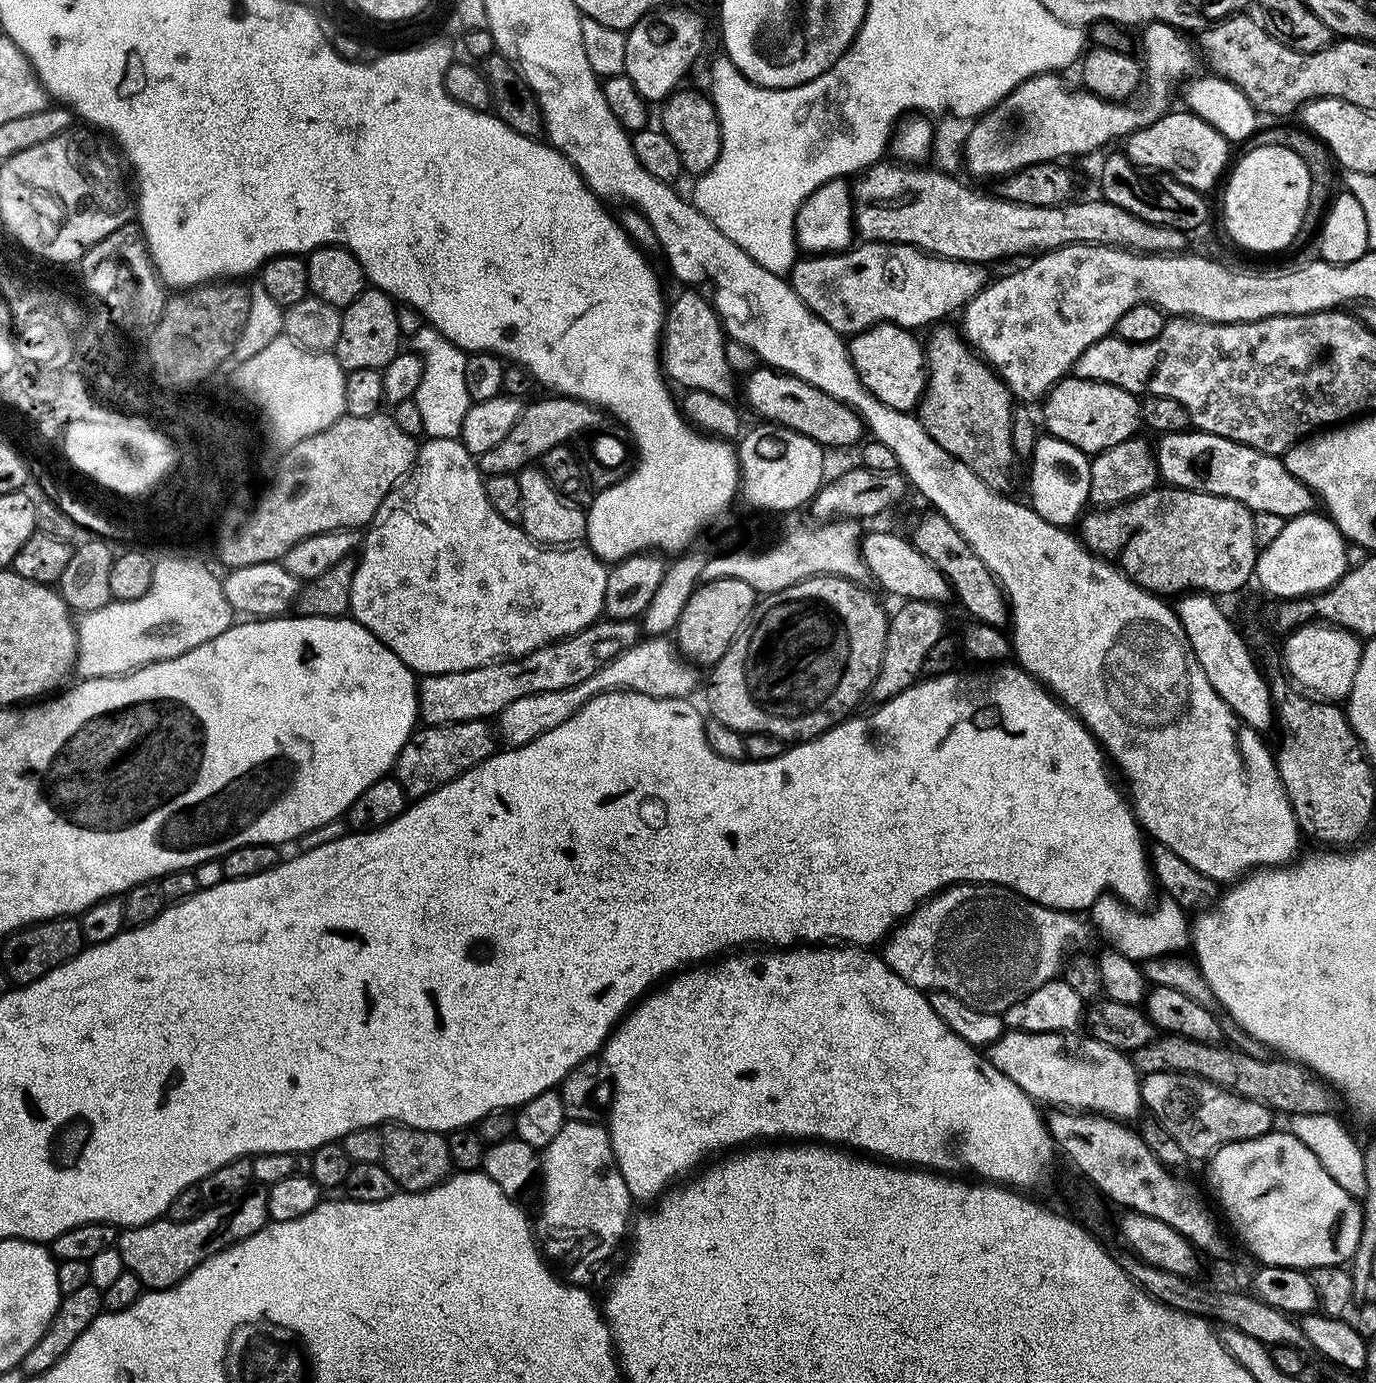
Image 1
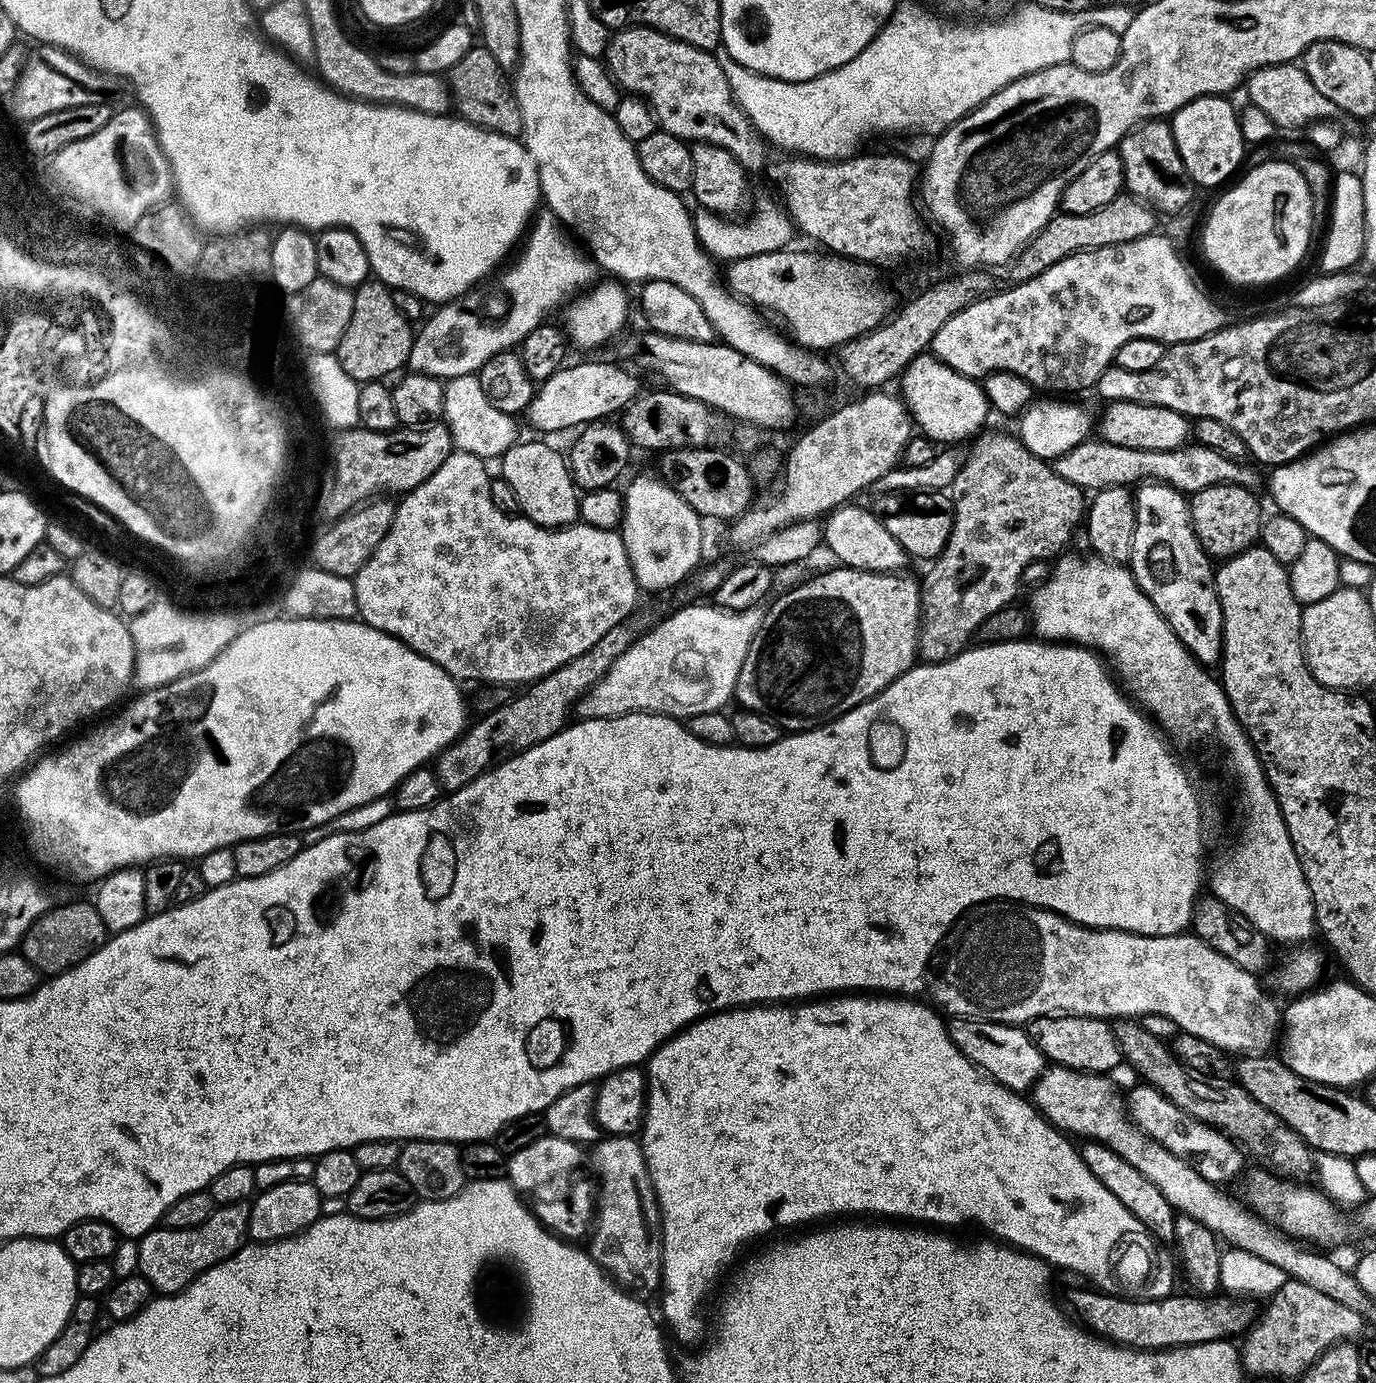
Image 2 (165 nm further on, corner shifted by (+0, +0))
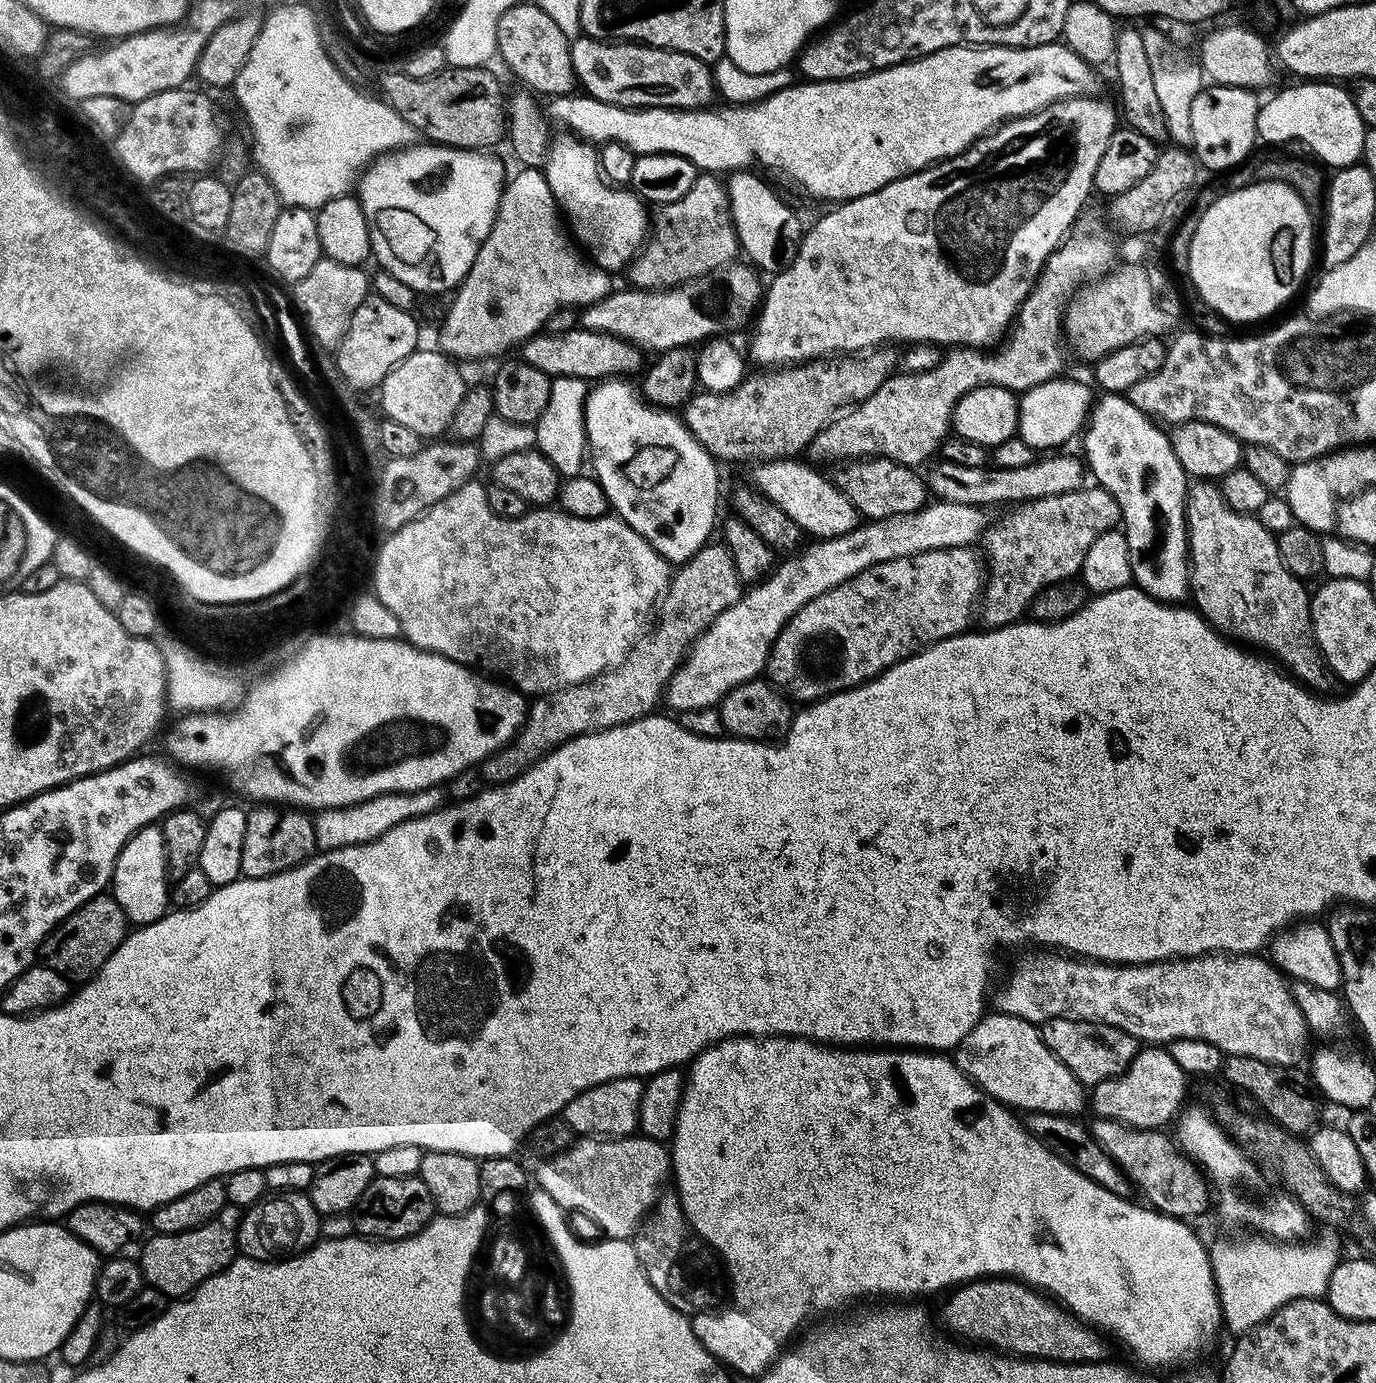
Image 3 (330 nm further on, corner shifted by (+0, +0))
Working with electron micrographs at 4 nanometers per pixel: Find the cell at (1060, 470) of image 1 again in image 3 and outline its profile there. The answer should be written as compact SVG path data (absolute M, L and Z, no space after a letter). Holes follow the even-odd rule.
M1059 376L1051 379L1050 382L1040 383L1019 397L1017 435L1033 450L1057 449L1054 447L1068 441L1075 433L1077 435L1087 423L1094 403L1093 389L1090 384L1088 386L1078 380L1066 377Z

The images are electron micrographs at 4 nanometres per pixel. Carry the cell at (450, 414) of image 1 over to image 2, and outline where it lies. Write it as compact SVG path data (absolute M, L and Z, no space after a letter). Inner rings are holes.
M476 374L454 377L445 383L442 420L447 424L452 441L459 451L474 454L485 462L492 462L503 456L504 452L510 450L510 446L518 440L517 417L502 414L502 410L494 410L490 398L486 398L482 390L480 377Z

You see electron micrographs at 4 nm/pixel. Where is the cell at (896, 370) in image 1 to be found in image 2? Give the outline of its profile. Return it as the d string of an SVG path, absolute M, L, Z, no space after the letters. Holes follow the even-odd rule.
M934 355L915 356L904 367L899 384L899 395L915 427L937 445L956 446L961 443L959 440L971 441L987 425L984 423L990 405L983 387L973 377L958 374L958 370L946 366Z

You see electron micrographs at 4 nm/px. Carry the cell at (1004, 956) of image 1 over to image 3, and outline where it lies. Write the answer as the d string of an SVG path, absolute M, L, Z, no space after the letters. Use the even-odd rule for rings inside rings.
M1032 950L1016 964L1008 985L996 996L995 1011L1017 1016L1037 1026L1046 1020L1089 1020L1121 1028L1137 1042L1164 1046L1176 1039L1213 1043L1224 1054L1249 1055L1262 1062L1291 1068L1299 1065L1308 1048L1310 1029L1302 1010L1294 1002L1292 989L1283 972L1260 954L1209 954L1160 960L1156 964L1101 964L1095 960Z

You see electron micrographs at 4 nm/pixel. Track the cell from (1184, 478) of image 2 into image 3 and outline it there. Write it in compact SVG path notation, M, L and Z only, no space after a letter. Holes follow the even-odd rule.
M1058 454L1045 455L1048 456L1045 460L1033 459L1032 463L1026 466L1018 466L1018 470L995 466L971 468L970 466L958 466L954 462L946 462L941 459L936 462L937 464L933 463L931 465L933 468L926 472L926 483L929 493L937 501L945 500L985 510L991 509L991 504L1019 506L1027 504L1029 500L1041 500L1058 494L1070 494L1085 487L1085 461L1079 455L1076 455L1077 457L1054 455Z

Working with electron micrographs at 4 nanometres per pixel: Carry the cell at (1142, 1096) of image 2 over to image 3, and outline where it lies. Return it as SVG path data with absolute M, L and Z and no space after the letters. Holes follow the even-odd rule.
M1093 1119L1090 1131L1094 1142L1110 1154L1112 1161L1124 1171L1133 1189L1141 1188L1155 1211L1177 1218L1200 1216L1210 1208L1210 1188L1201 1171L1180 1151L1167 1131L1136 1129L1120 1121Z

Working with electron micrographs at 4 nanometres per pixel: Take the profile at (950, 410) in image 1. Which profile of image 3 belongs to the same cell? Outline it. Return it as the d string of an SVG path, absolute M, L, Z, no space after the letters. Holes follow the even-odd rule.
M1099 486L1029 500L1009 512L1012 513L1005 520L985 528L982 537L982 552L990 569L982 592L983 627L988 630L1017 623L1023 617L1020 615L1031 609L1032 600L1043 588L1059 580L1073 579L1094 540L1113 531L1122 520L1116 499Z

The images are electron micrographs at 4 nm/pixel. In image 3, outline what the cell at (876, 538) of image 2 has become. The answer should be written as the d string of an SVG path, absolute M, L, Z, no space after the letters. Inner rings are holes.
M799 459L765 460L757 463L752 472L751 483L770 502L777 504L799 526L801 533L812 535L820 540L833 540L835 536L846 534L858 527L856 507L840 492L835 483L831 484L824 476L819 476L813 465L799 464Z

